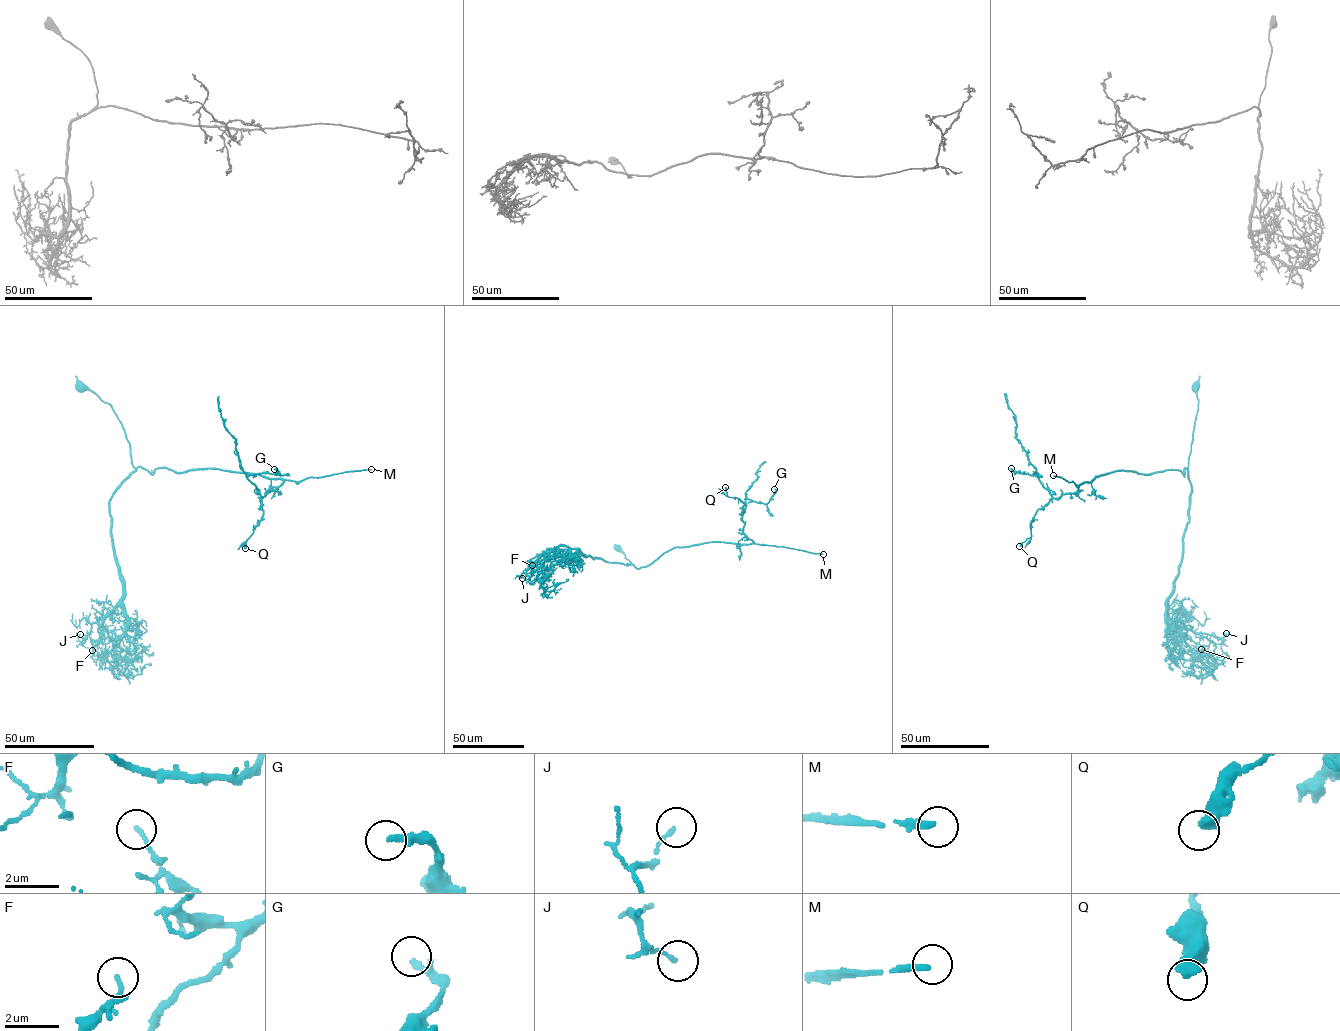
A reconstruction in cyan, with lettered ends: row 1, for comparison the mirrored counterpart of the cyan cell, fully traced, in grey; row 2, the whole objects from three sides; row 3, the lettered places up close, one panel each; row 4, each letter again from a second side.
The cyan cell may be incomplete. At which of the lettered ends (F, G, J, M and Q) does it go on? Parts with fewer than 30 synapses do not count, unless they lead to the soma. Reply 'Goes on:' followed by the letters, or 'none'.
Goes on: M

